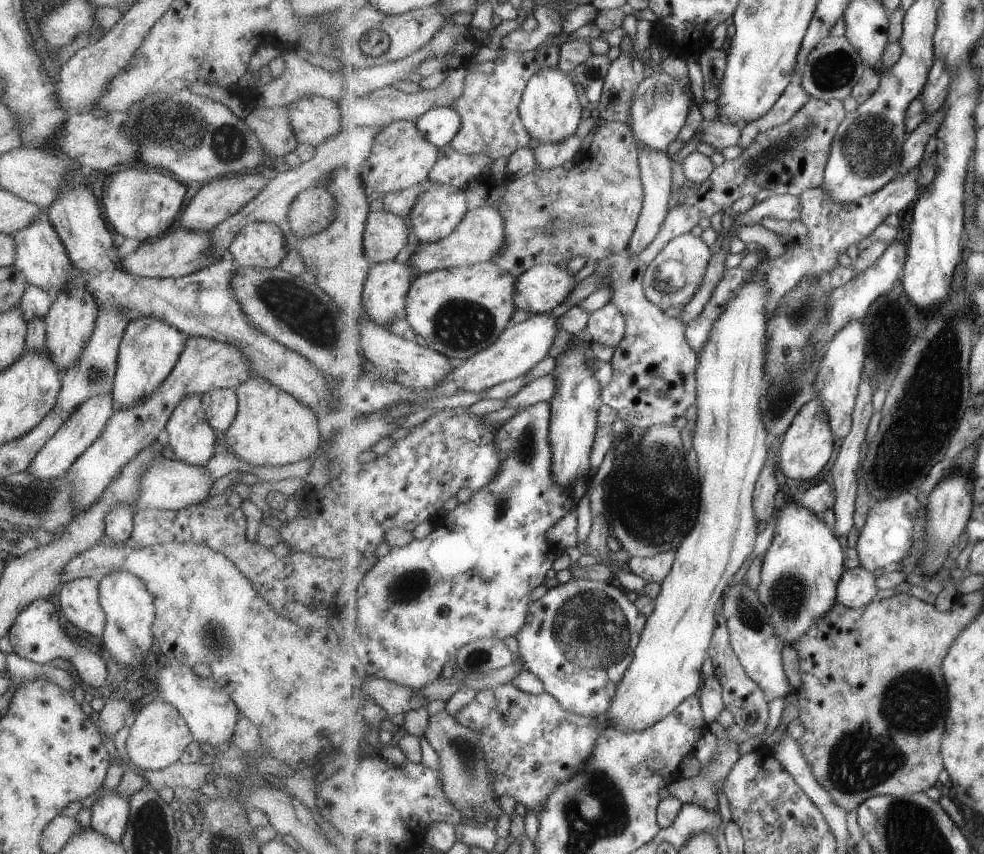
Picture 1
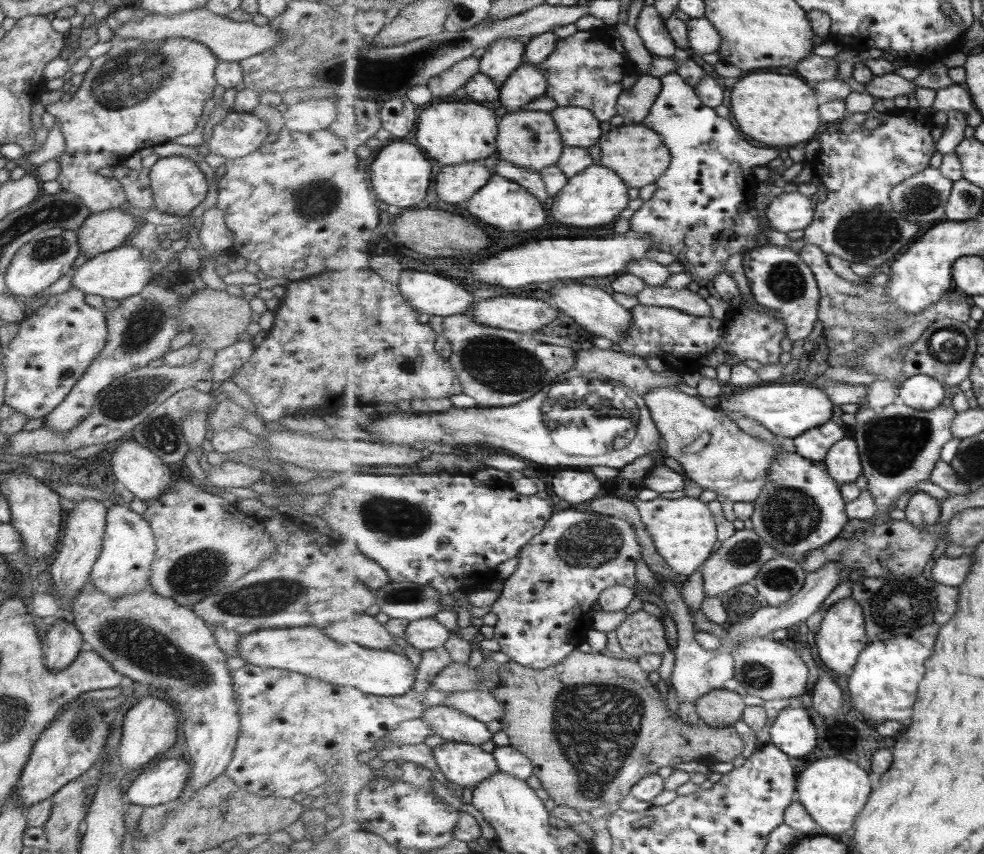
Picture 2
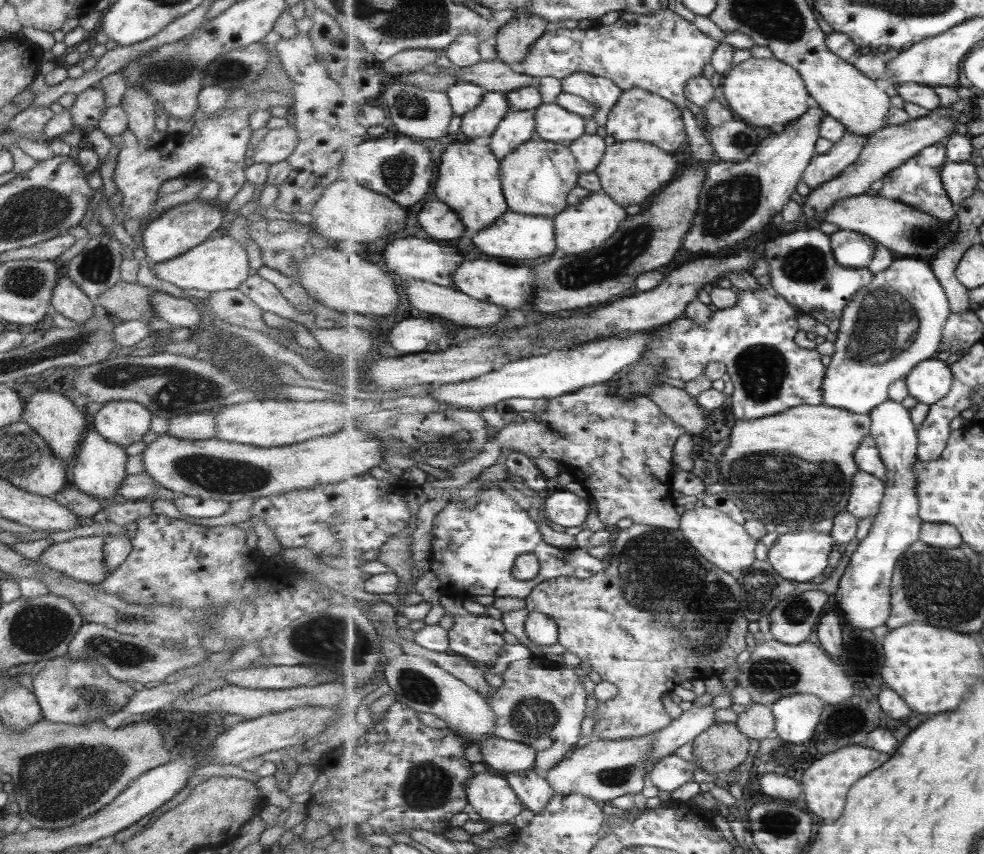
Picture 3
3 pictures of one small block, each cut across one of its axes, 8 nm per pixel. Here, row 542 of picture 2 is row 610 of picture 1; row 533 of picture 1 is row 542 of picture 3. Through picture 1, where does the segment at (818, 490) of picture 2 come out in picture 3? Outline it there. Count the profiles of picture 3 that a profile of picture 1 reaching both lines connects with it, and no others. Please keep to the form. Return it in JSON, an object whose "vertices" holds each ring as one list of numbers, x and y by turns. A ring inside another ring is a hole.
{"vertices":[[800,528,793,532,781,534,768,550,767,558,777,574,784,579,797,582,819,581,825,568,829,566,829,554,836,541,827,532,819,532,817,528]]}

